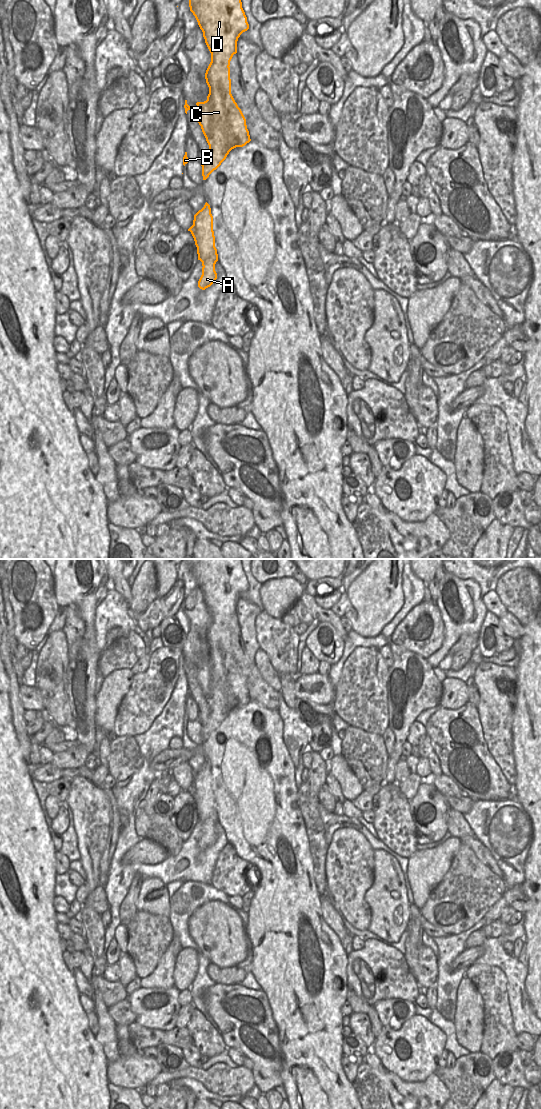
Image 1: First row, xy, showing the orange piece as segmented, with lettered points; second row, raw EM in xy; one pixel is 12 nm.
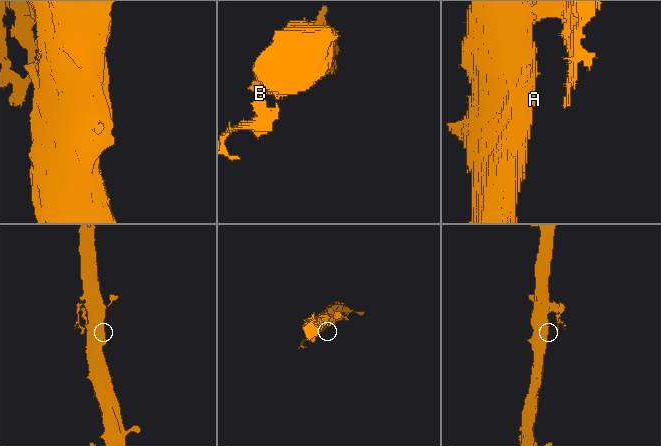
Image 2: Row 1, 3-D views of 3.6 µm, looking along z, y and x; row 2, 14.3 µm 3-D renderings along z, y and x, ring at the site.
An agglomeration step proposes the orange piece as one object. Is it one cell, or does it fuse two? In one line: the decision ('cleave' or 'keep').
cleave

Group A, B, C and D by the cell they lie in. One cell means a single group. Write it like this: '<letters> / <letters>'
A C D / B

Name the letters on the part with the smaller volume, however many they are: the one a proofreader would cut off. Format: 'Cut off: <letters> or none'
Cut off: B

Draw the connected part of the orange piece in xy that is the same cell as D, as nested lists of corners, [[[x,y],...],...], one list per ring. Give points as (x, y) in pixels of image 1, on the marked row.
[[[189,0],[189,7],[211,53],[211,62],[205,73],[209,94],[206,101],[196,103],[197,118],[201,120],[201,129],[209,145],[209,155],[205,162],[201,162],[203,180],[206,180],[232,149],[251,141],[246,119],[231,94],[229,67],[233,55],[237,53],[238,38],[249,29],[249,24],[241,0]]]

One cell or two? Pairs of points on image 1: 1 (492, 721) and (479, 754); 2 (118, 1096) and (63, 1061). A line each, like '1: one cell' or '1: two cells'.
1: two cells
2: two cells

